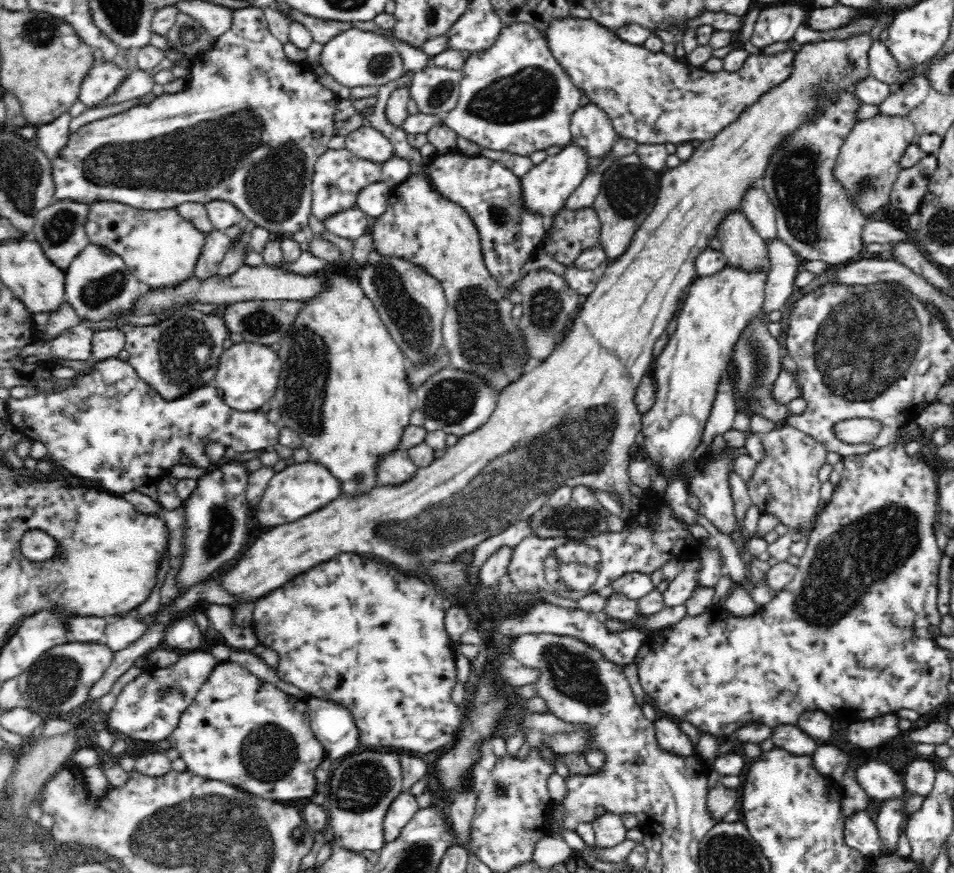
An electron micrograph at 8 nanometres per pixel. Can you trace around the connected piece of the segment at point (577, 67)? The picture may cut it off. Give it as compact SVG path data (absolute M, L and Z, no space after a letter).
M592 18L558 19L547 28L544 35L552 54L568 73L568 77L574 81L574 85L587 95L590 103L598 105L610 117L618 137L630 138L639 144L665 145L669 142L677 145L692 140L713 140L716 134L736 121L749 105L755 104L762 94L787 80L794 60L792 49L773 55L750 54L743 67L736 72L724 69L719 72L706 72L702 67L693 68L690 63L679 62L663 51L652 52L642 45L623 41L614 31Z

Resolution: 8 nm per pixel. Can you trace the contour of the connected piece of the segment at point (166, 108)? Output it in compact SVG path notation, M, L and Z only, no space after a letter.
M246 6L246 8L233 9L230 28L215 38L215 43L210 50L198 53L191 58L190 66L184 77L186 80L184 90L175 94L163 93L148 105L138 104L121 114L94 120L90 124L84 124L70 135L70 142L66 144L64 152L60 152L60 158L52 160L55 198L71 198L90 205L112 201L144 211L176 209L179 204L185 202L197 202L204 205L212 200L224 200L239 208L248 220L270 232L286 234L299 230L308 231L309 216L312 214L312 172L314 172L316 160L319 160L319 157L329 150L328 143L335 135L333 117L341 99L333 94L332 90L320 84L312 69L291 62L282 50L282 45L283 42L280 42L268 29L261 7Z

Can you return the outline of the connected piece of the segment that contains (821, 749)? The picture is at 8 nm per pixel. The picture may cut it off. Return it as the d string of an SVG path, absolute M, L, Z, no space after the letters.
M832 743L818 745L811 757L812 767L818 773L833 780L836 785L842 780L844 768L848 768L850 762L852 762L850 753L846 753L846 751Z

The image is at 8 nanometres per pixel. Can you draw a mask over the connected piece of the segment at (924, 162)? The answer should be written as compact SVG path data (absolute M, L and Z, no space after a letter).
M936 154L927 155L915 166L901 169L892 186L889 203L908 215L915 214L920 208L924 194L928 192L928 183L937 169Z

